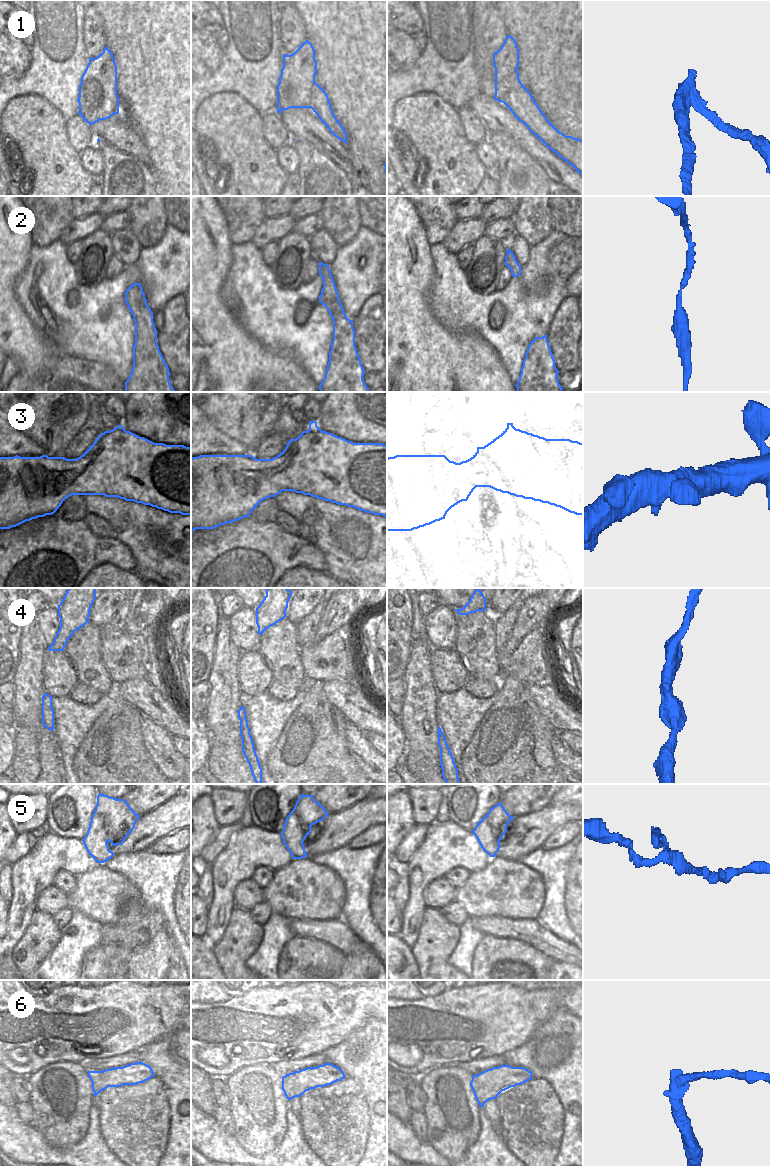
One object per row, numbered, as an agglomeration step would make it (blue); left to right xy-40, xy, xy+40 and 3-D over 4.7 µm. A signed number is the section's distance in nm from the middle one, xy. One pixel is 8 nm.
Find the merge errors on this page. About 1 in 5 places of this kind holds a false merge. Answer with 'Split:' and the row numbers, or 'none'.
Split: 1, 6

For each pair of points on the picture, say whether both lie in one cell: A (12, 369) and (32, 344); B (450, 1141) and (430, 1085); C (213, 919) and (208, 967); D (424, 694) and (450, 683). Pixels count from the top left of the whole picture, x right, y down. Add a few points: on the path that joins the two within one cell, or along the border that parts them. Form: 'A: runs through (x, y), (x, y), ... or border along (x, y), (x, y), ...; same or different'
A: border along (10, 356), (16, 362), (19, 370); different
B: runs through (473, 1123), (474, 1116), (462, 1080), (454, 1074); same
C: border along (204, 935), (212, 947); different
D: border along (430, 666), (433, 685), (438, 692); different

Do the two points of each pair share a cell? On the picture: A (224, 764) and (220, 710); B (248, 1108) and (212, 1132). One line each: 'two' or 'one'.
A: two
B: two

